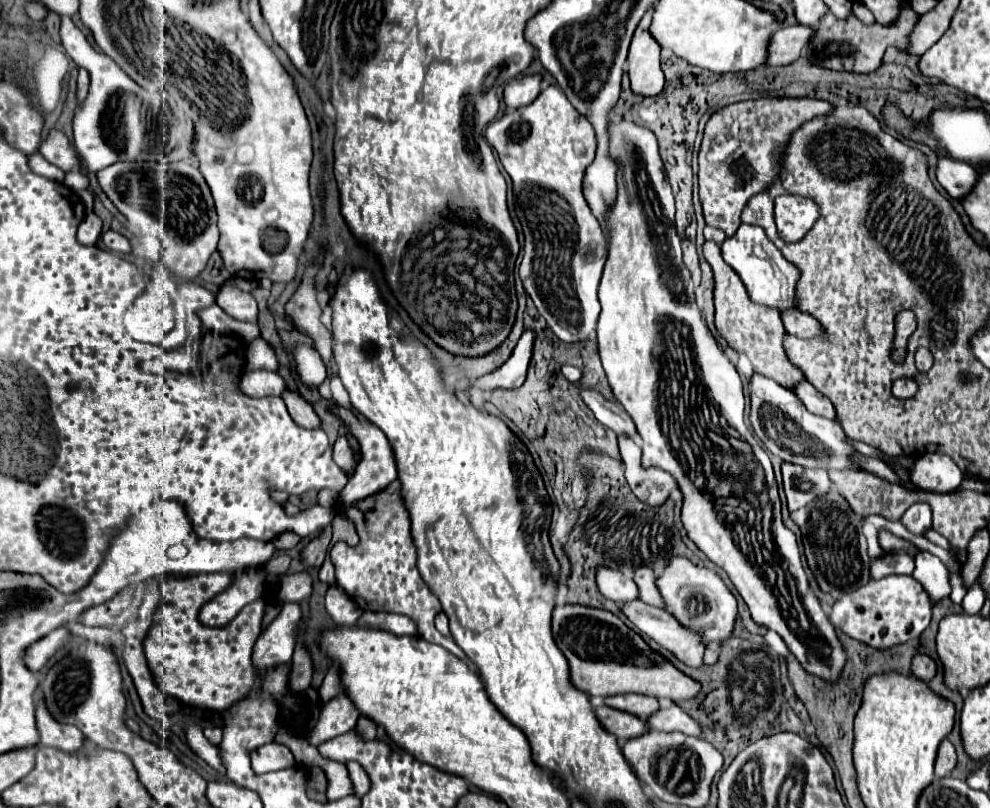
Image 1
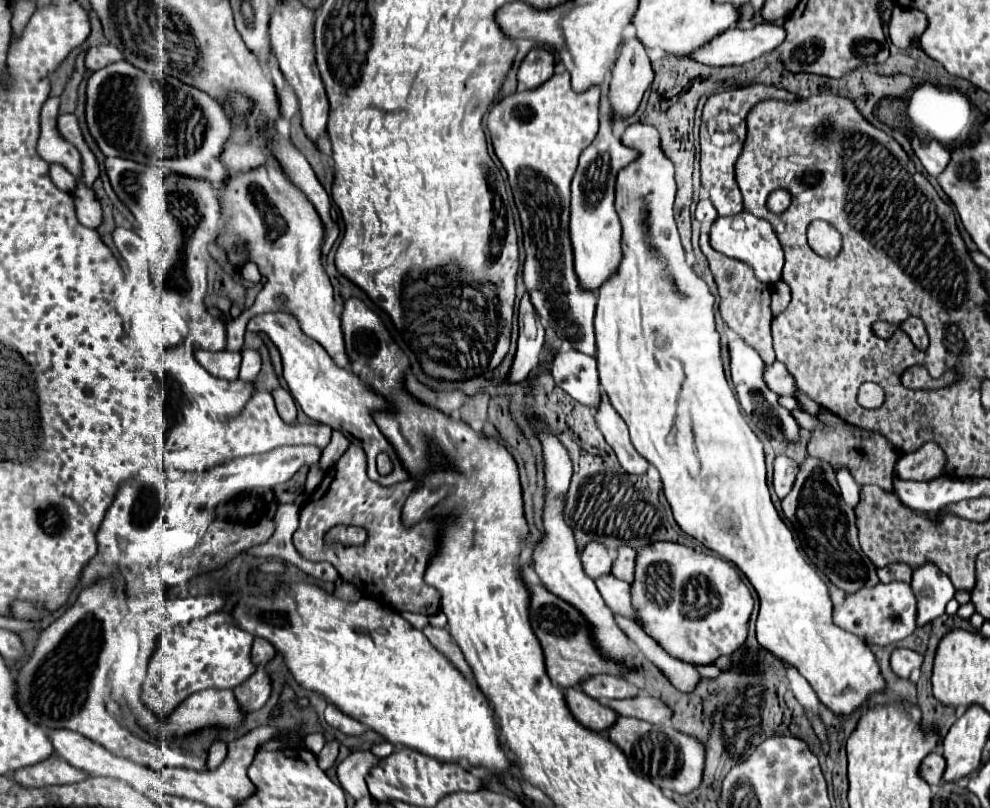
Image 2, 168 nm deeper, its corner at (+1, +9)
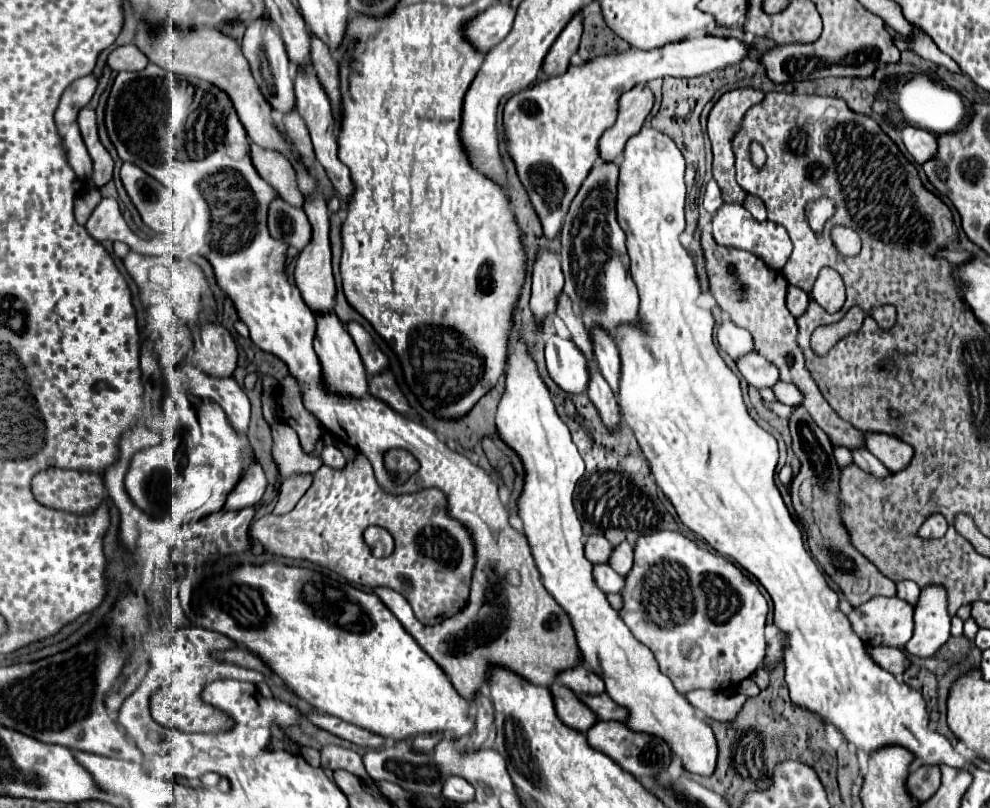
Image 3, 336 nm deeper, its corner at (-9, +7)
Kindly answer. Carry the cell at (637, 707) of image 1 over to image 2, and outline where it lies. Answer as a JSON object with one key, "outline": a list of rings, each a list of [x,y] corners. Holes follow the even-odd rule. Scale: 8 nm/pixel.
{"outline":[[[590,675],[580,683],[582,691],[596,701],[626,699],[638,693],[638,687],[616,675]]]}

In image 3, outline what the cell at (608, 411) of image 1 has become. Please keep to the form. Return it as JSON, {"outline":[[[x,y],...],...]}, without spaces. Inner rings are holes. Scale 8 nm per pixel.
{"outline":[[[558,335],[546,343],[546,367],[552,381],[574,395],[586,393],[590,383],[590,369],[586,355],[576,347],[574,341],[566,341]]]}

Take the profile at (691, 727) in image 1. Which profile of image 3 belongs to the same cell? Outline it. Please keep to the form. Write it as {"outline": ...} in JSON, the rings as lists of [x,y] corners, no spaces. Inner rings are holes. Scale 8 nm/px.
{"outline":[[[608,693],[596,695],[596,697],[580,697],[596,715],[600,721],[626,721],[628,709],[616,705]]]}

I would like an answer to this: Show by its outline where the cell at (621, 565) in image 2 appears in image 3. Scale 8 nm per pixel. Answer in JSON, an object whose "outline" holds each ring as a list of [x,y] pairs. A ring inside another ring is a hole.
{"outline":[[[620,543],[614,553],[612,553],[612,561],[608,561],[608,565],[622,577],[626,577],[634,565],[634,547],[630,543]]]}

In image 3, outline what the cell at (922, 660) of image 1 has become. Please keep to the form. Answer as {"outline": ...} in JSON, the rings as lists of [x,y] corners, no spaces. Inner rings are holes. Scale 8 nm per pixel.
{"outline":[[[870,647],[868,649],[880,663],[880,667],[888,669],[892,675],[898,675],[898,673],[904,673],[910,665],[908,657],[902,653],[902,649],[896,649],[896,647]]]}

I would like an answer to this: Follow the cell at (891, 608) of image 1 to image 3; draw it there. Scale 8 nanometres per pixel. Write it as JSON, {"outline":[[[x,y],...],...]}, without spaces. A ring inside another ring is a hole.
{"outline":[[[872,597],[870,601],[866,601],[860,607],[854,607],[848,615],[852,629],[856,631],[856,635],[868,643],[870,647],[878,647],[878,645],[888,645],[888,647],[904,647],[912,633],[914,633],[914,605],[900,599],[900,597]]]}

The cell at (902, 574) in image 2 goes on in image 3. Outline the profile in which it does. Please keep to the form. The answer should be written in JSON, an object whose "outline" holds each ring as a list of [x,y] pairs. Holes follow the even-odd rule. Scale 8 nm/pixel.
{"outline":[[[898,581],[896,583],[898,587],[898,597],[900,599],[906,599],[906,601],[912,601],[912,605],[916,605],[916,597],[920,595],[920,587],[914,583],[914,581]]]}

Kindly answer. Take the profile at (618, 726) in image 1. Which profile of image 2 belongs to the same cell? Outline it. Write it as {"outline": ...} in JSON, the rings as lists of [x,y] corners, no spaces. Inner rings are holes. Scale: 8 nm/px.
{"outline":[[[568,687],[564,691],[566,691],[566,703],[570,703],[570,711],[574,711],[574,719],[578,719],[584,727],[604,733],[616,721],[616,713],[612,709],[600,705],[586,693],[578,691],[578,687],[572,689]]]}

